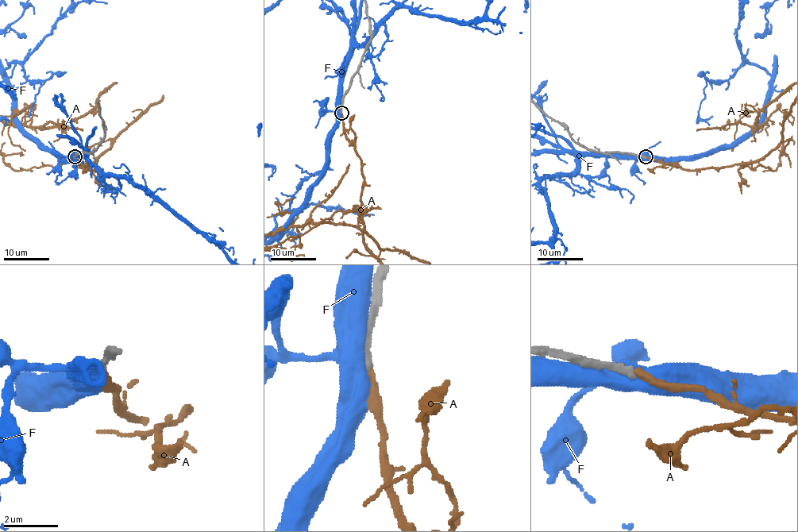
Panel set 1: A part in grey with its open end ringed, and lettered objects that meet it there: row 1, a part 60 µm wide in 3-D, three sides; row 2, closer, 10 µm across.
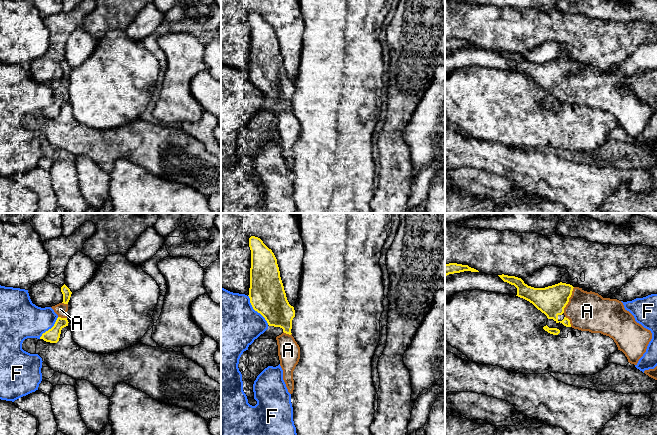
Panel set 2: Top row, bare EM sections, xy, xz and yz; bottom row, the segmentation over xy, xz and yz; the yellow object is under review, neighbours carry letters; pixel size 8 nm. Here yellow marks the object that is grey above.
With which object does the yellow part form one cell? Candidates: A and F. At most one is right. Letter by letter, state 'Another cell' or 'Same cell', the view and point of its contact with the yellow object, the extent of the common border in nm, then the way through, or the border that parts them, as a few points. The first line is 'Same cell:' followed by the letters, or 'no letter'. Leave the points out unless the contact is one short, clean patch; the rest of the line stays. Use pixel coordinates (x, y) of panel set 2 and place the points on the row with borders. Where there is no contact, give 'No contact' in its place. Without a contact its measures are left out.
Same cell: A
A: Same cell. Touches yellow at yz (568, 300). Shared border 220 nm. Path across: yz (551, 300), (568, 300), (587, 311)
F: Another cell. Touches yellow at xz (255, 310). Shared border 280 nm

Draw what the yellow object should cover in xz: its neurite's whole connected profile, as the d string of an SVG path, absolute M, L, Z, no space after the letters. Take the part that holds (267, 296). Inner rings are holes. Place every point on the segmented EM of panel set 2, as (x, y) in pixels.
M255 236L249 238L251 250L250 303L269 326L280 327L283 333L276 337L283 380L288 392L293 393L293 371L300 359L300 347L292 336L294 307L287 300L280 277L277 259L263 241Z

